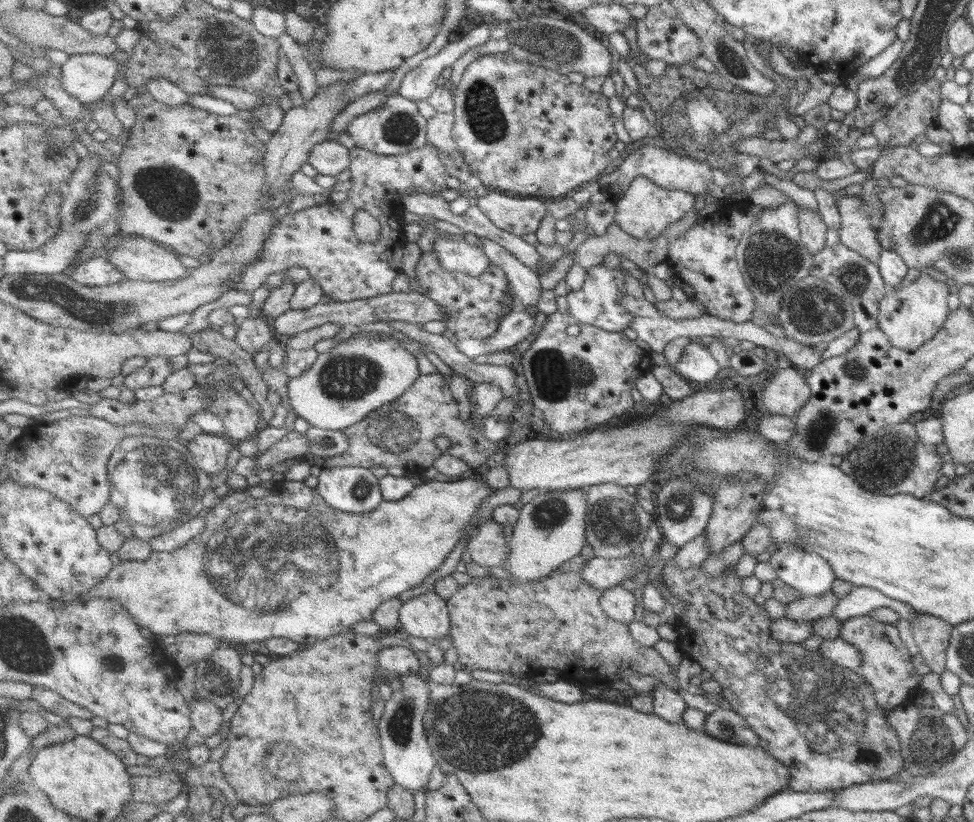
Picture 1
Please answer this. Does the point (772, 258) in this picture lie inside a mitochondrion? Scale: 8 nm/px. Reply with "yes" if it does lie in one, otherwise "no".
yes

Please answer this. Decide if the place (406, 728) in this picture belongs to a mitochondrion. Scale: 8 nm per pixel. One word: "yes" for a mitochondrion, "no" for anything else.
yes

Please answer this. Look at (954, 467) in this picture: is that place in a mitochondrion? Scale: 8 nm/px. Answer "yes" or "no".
no

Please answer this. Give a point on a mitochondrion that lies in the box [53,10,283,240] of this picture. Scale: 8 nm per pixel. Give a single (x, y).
(234, 48)

